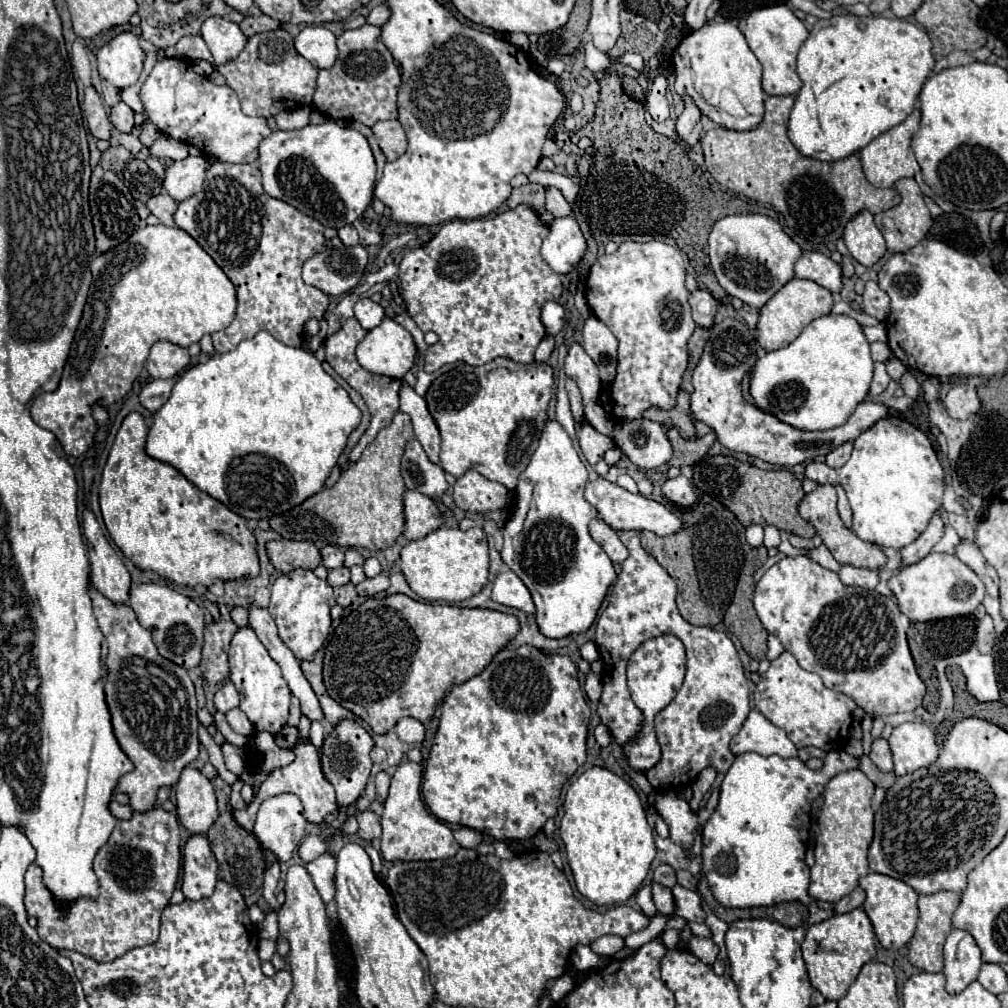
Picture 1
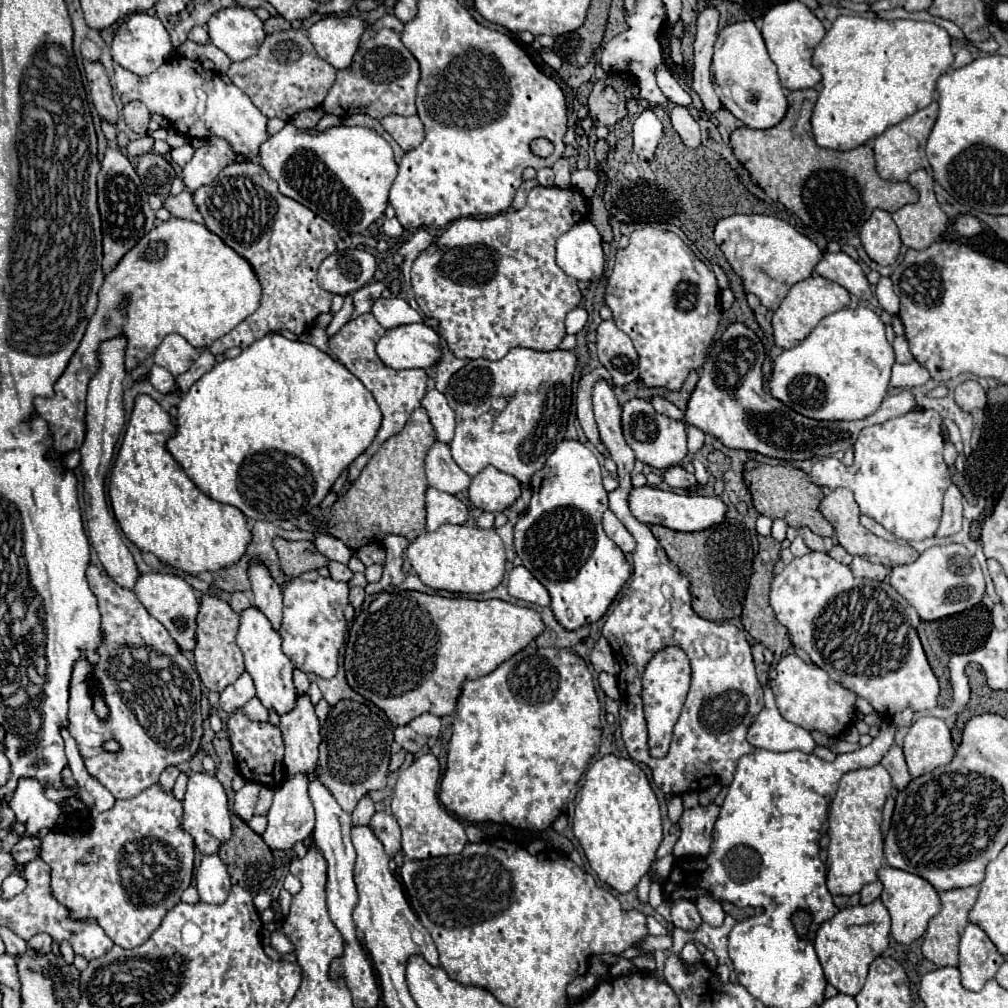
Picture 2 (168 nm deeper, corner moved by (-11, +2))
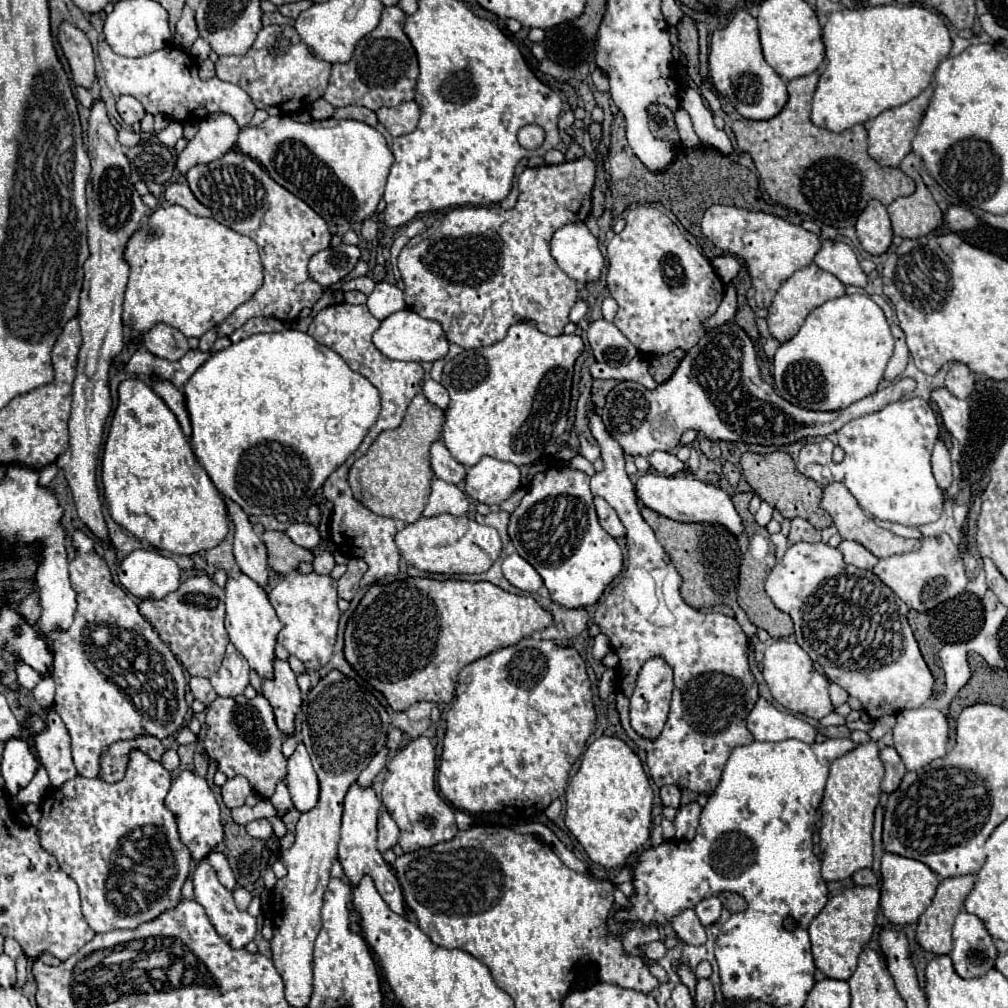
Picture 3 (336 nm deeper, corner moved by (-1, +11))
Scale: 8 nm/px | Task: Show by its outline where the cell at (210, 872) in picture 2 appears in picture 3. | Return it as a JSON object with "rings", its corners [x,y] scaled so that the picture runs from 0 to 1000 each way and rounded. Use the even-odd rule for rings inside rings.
{"rings":[[[206,853],[196,855],[190,873],[192,873],[194,895],[202,899],[204,909],[206,909],[206,913],[210,915],[210,919],[214,921],[214,925],[228,937],[228,940],[232,940],[232,942],[242,940],[242,938],[252,931],[252,927],[254,927],[254,911],[248,909],[246,905],[240,905],[240,903],[234,901],[232,891],[230,891],[230,885],[224,883],[224,881],[216,875],[214,865],[212,865],[212,861],[206,857]]]}

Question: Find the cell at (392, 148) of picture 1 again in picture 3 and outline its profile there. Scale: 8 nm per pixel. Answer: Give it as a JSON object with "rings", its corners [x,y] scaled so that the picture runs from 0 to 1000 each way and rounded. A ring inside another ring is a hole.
{"rings":[[[401,101],[389,107],[377,107],[373,113],[375,113],[377,123],[391,137],[407,133],[415,125],[415,119],[417,119],[417,107],[413,101]]]}

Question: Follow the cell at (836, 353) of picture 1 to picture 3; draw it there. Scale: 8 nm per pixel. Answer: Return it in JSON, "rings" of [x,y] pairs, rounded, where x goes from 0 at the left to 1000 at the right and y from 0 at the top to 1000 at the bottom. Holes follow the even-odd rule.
{"rings":[[[837,292],[833,296],[821,298],[819,302],[806,308],[792,327],[792,331],[778,339],[768,353],[768,381],[770,391],[786,399],[788,403],[800,407],[833,407],[841,405],[845,399],[851,399],[871,387],[871,381],[877,373],[877,365],[887,347],[887,333],[883,329],[881,317],[875,306],[865,300],[859,292]]]}

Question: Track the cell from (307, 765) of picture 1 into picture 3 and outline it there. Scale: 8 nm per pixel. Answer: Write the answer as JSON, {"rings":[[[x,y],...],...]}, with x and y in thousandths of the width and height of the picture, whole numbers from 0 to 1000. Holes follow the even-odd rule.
{"rings":[[[272,655],[272,671],[260,673],[260,688],[272,702],[276,722],[284,728],[290,728],[300,692],[294,679],[294,669],[288,665],[284,655]]]}

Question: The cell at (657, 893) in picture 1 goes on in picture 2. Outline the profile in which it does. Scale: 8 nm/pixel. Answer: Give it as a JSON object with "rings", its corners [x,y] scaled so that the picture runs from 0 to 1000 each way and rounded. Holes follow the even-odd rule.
{"rings":[[[673,892],[667,896],[667,918],[679,924],[690,924],[690,920],[696,916],[694,906],[690,904],[690,898],[683,892]]]}

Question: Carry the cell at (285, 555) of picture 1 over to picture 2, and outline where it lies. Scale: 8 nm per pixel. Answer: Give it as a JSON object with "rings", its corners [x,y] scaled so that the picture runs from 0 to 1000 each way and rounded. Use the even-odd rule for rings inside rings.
{"rings":[[[274,533],[272,545],[276,549],[278,563],[286,572],[296,572],[304,566],[325,561],[325,555],[312,543],[310,537],[286,537]]]}

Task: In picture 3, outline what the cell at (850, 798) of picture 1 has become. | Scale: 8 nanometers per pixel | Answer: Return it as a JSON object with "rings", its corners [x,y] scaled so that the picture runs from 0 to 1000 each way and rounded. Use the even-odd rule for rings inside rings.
{"rings":[[[869,736],[851,738],[841,748],[825,756],[819,786],[815,792],[813,821],[814,868],[819,875],[837,873],[853,861],[865,859],[865,817],[873,794],[877,760]]]}

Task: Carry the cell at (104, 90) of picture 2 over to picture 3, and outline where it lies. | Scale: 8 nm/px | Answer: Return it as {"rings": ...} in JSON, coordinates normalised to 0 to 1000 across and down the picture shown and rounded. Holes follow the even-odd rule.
{"rings":[[[62,22],[58,26],[58,42],[62,46],[62,52],[69,63],[71,69],[71,79],[77,85],[83,87],[91,87],[93,81],[93,52],[91,52],[91,44],[85,38],[85,34],[75,28],[69,22]]]}

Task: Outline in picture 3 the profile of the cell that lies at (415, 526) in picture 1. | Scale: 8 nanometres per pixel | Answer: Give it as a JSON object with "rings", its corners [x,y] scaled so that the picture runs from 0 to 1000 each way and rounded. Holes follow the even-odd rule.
{"rings":[[[431,474],[429,490],[421,504],[421,512],[435,512],[440,508],[448,512],[460,512],[464,508],[464,502],[466,502],[466,496],[454,482]]]}

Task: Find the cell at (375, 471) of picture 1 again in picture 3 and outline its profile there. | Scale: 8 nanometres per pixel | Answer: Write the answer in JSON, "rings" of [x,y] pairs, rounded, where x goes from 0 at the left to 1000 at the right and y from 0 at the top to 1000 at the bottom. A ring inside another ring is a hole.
{"rings":[[[419,389],[413,391],[399,421],[391,427],[379,429],[365,448],[347,464],[345,478],[351,492],[371,510],[397,514],[403,520],[413,518],[427,492],[427,478],[431,474],[427,462],[427,442],[438,435],[440,417],[440,407],[425,399]]]}

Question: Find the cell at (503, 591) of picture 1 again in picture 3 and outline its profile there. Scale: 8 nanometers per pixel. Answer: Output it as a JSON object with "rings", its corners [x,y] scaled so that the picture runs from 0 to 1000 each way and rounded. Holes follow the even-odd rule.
{"rings":[[[506,550],[500,554],[498,558],[498,567],[500,567],[500,573],[520,585],[520,587],[532,587],[536,581],[538,581],[538,573],[536,569],[530,565],[528,560],[524,560],[516,550]]]}

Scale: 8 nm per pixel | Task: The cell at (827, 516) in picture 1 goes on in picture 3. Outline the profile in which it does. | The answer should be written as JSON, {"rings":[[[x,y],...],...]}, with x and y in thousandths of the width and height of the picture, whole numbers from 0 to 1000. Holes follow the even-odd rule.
{"rings":[[[827,478],[827,480],[821,480],[817,484],[817,494],[815,494],[815,504],[825,512],[827,516],[827,522],[831,524],[831,530],[837,534],[837,536],[849,536],[853,538],[855,542],[859,542],[869,554],[881,554],[881,552],[887,552],[887,550],[897,550],[897,548],[903,548],[903,546],[911,546],[913,544],[913,536],[901,536],[901,534],[893,534],[877,524],[873,524],[849,498],[849,494],[843,490],[843,486],[833,480],[833,478]]]}

